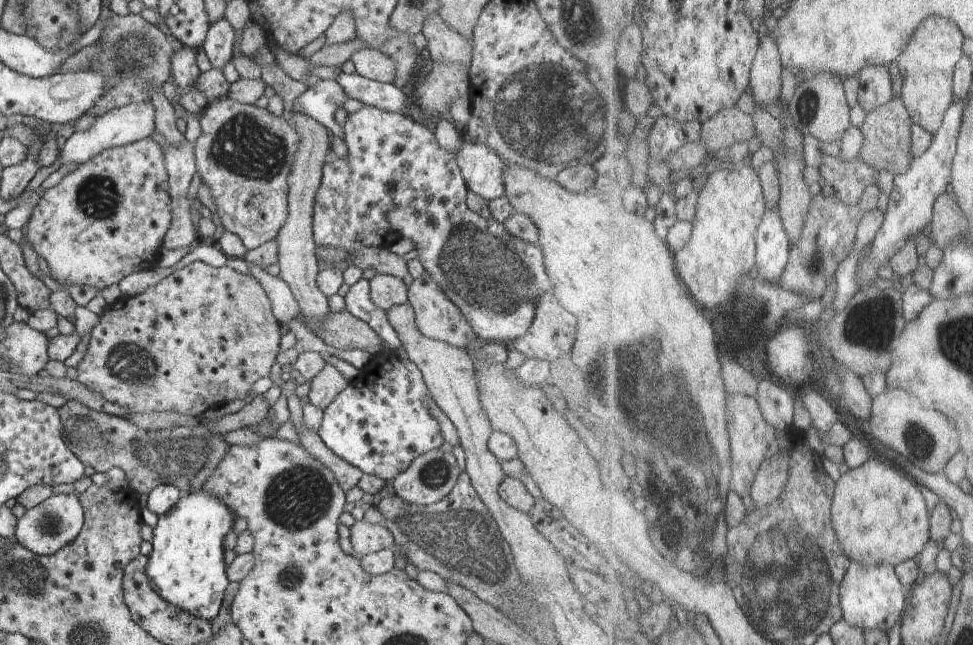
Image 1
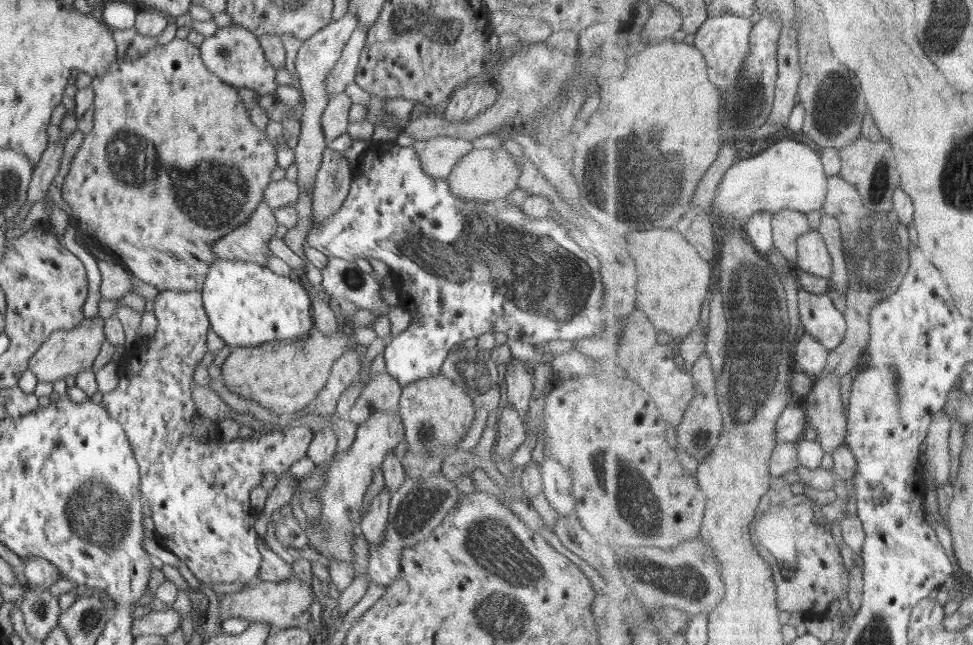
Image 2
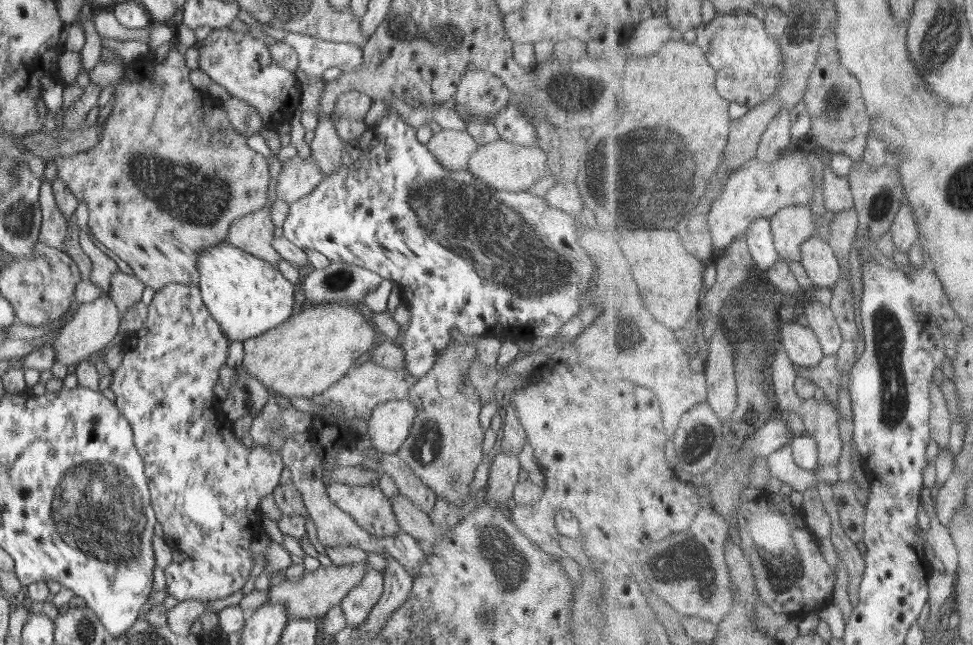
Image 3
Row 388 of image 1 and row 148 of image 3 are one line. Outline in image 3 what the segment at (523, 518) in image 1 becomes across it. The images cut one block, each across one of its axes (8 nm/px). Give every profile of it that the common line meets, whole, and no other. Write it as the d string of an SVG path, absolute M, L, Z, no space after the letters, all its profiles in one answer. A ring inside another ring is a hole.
M444 129L433 134L426 146L449 171L466 169L471 154L479 147L466 131Z

